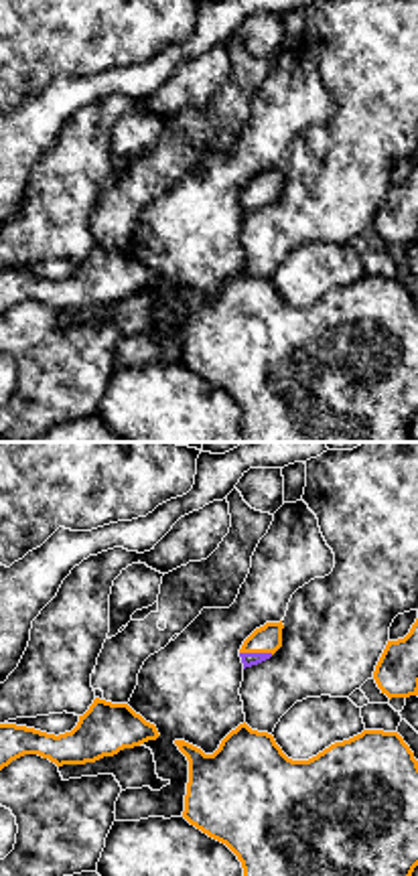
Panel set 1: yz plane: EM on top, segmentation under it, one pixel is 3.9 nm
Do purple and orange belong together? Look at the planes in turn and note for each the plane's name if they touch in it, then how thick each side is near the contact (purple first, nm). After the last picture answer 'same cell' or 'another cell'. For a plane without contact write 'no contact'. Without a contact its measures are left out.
yz | 60/110 nm

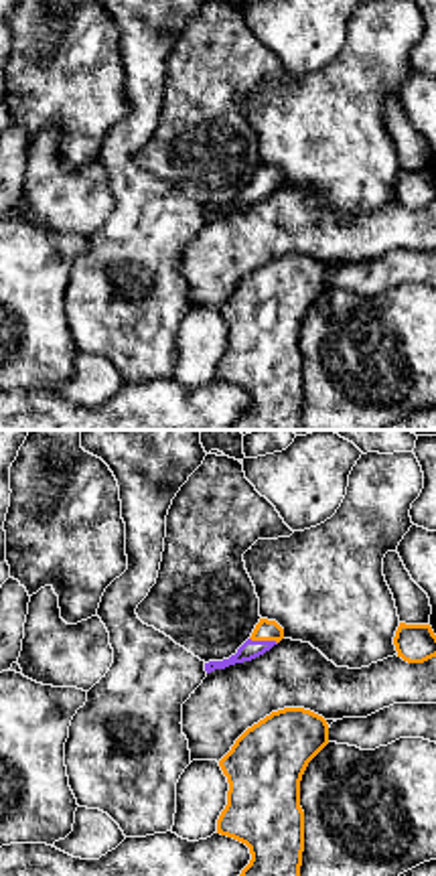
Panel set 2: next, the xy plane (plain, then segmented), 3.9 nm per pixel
xy | 80/80 nm

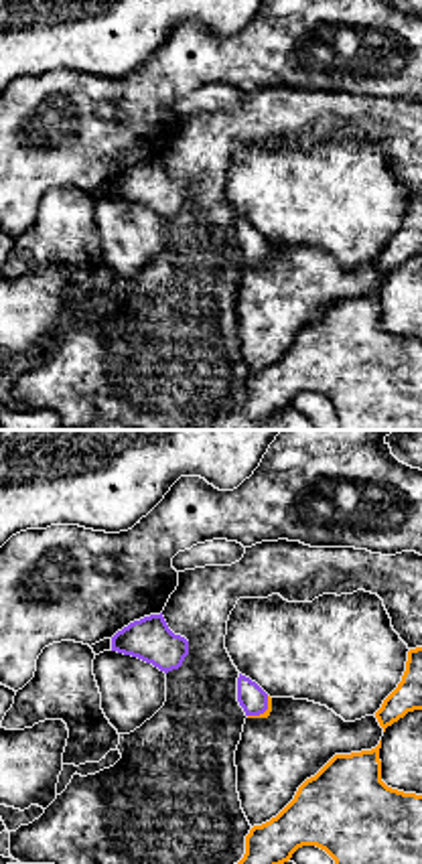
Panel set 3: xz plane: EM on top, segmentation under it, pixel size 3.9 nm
xz | 110/20 nm

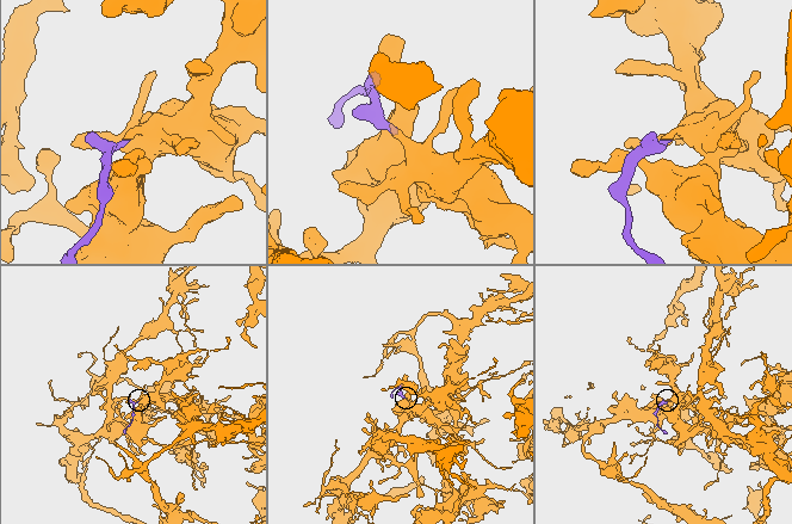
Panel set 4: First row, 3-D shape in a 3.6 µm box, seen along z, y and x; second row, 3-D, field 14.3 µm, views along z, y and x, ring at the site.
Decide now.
same cell

